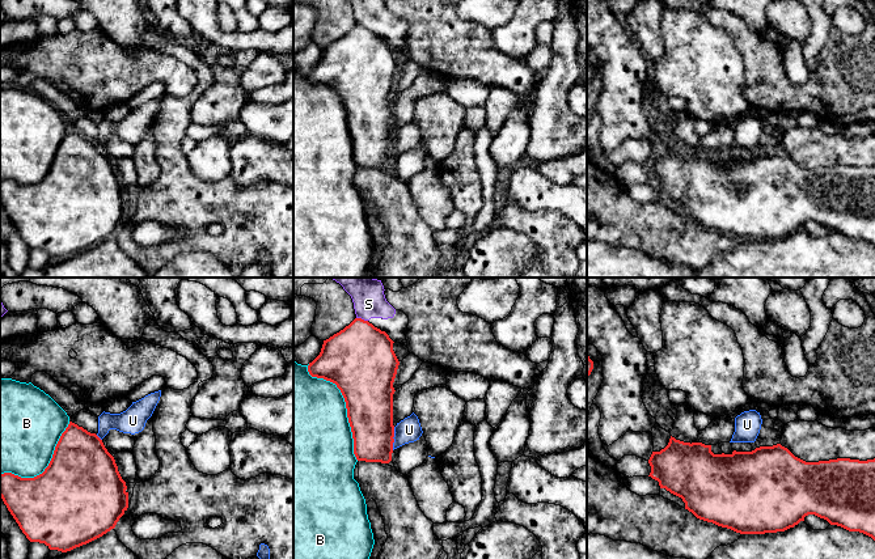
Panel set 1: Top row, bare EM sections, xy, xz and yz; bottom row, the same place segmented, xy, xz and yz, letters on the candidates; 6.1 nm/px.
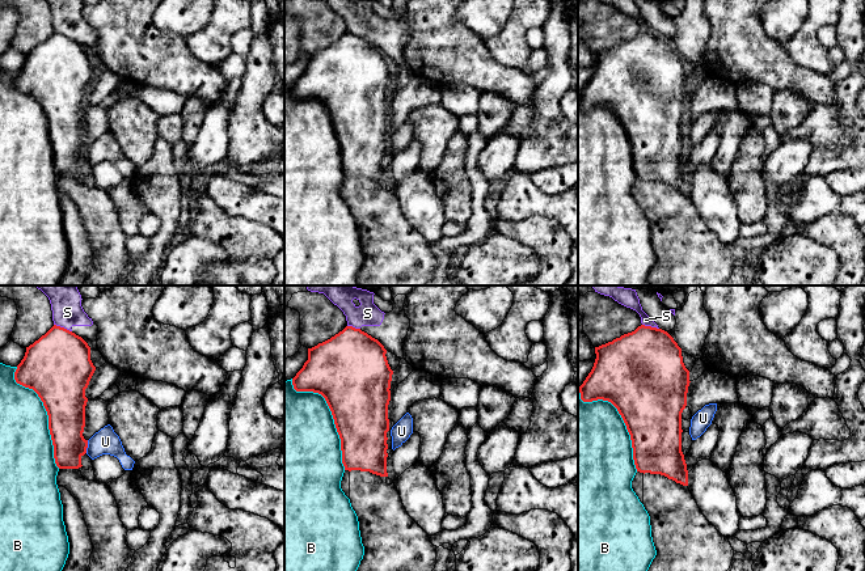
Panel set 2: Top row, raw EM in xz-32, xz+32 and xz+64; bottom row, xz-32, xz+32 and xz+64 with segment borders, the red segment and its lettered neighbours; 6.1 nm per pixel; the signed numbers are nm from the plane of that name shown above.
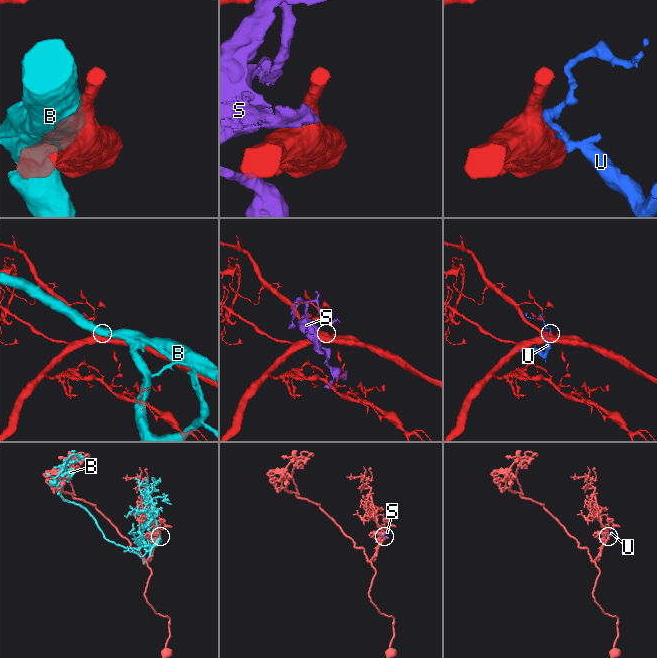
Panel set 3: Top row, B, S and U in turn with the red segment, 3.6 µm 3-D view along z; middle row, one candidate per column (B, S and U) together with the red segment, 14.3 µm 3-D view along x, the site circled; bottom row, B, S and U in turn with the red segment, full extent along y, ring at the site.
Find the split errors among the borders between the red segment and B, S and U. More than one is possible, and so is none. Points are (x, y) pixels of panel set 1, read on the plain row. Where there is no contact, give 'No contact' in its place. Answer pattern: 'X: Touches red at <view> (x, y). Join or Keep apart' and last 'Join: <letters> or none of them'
B: Touches red at xz (346, 111). Keep apart
S: Touches red at xz (360, 25). Keep apart
U: Touches red at xz (393, 145). Keep apart
Join: none of them

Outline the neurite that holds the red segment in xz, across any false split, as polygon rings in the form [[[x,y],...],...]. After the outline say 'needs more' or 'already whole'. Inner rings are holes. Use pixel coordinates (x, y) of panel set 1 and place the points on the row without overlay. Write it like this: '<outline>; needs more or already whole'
[[[355,25],[348,33],[324,47],[320,62],[308,72],[312,84],[337,92],[347,115],[358,168],[389,170],[392,168],[393,89],[400,68],[393,58],[393,47],[385,38],[368,27]]]; already whole

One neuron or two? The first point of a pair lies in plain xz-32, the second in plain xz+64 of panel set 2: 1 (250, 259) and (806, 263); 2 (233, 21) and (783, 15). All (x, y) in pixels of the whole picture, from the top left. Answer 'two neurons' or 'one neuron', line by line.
1: two neurons
2: two neurons

